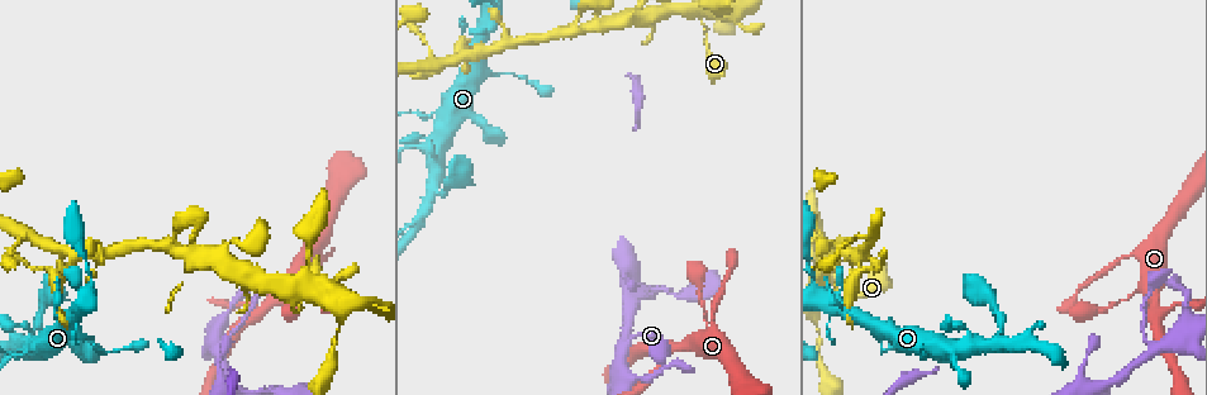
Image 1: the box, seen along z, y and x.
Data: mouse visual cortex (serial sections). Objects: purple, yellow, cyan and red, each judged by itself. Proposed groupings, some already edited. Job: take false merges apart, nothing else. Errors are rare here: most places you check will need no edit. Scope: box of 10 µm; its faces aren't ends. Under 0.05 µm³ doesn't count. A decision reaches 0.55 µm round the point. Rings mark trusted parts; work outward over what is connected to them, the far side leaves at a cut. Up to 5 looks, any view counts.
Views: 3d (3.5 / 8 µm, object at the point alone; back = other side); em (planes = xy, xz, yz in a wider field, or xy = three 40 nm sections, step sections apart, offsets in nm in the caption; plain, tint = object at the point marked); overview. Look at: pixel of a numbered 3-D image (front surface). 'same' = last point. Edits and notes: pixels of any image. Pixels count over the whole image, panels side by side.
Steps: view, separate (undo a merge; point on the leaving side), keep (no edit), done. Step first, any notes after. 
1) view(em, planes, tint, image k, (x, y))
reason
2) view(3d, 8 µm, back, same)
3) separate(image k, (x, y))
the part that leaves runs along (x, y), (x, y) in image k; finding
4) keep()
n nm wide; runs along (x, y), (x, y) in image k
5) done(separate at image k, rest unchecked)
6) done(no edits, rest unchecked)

view(3d, 3.5 µm, back, image 1, (704, 309))
thin neck

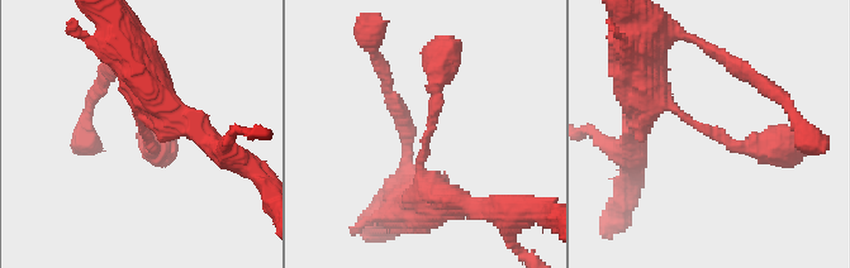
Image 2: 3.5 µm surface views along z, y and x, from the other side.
view(em, xy, step 5, tint, image 2, (705, 129))
arms of 200, 450 nm

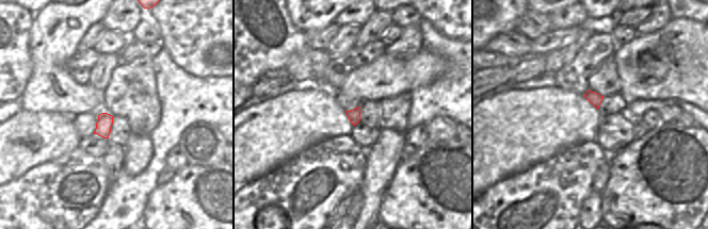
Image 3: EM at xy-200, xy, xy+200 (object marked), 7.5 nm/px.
keep()
runs along (642, 85), (736, 147), (782, 147) in image 2; one cell here

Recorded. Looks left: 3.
view(em, xy, step 5, tint, image 1, (628, 341))
three-way junction

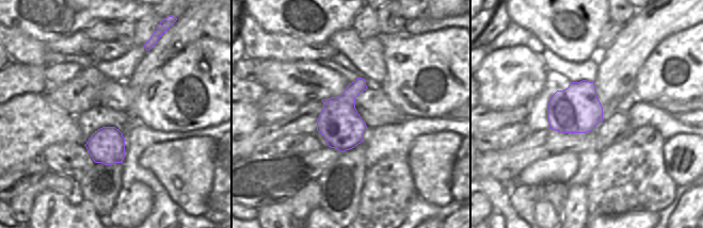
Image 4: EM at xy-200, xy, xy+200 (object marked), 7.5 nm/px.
view(3d, 3.5 µm, same)
wider look

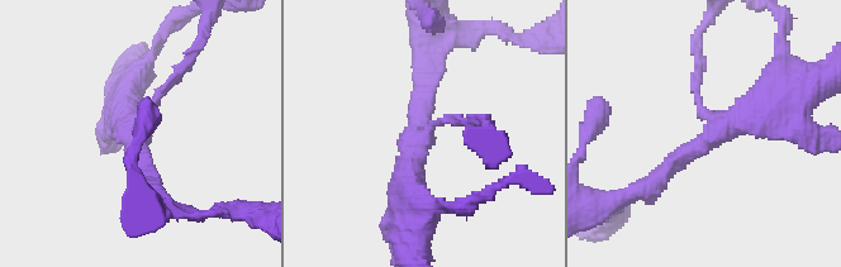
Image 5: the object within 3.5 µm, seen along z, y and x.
keep()
arms of 150, 250, 350 nm; runs along (698, 84), (698, 103), (717, 130), (633, 192) in image 5; all the same cell

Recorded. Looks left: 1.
done(no edits, rest unchecked)

